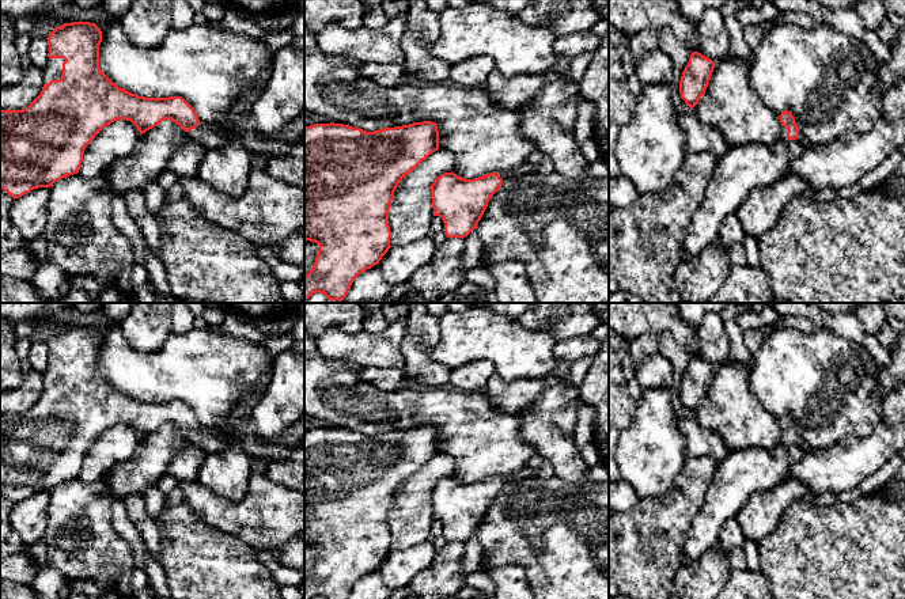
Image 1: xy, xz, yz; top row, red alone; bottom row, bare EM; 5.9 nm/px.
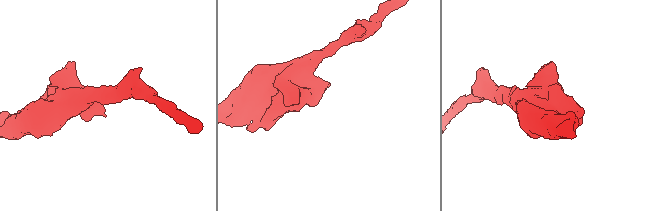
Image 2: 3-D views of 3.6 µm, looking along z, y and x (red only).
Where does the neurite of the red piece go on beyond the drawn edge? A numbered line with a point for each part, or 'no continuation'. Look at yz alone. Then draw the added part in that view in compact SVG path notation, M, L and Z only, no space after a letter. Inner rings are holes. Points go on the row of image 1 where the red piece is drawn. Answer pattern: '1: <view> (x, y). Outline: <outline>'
1: yz (784, 131). Outline: M783 126L783 128L781 128L781 140L783 140L783 141L789 143L789 144L792 144L792 145L795 145L795 144L798 144L798 143L802 141L800 134L799 134L799 137L798 137L796 140L788 140L788 139L787 139L787 132L788 132L788 129Z

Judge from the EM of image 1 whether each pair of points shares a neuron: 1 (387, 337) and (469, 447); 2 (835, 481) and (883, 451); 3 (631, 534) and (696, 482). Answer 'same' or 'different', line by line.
1: different
2: same
3: same

